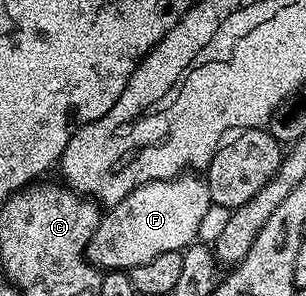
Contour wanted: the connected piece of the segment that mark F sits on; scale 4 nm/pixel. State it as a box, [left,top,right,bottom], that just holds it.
[85,172,211,272]

